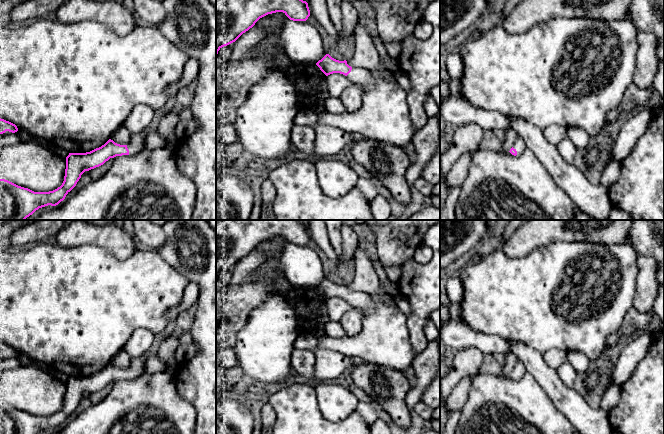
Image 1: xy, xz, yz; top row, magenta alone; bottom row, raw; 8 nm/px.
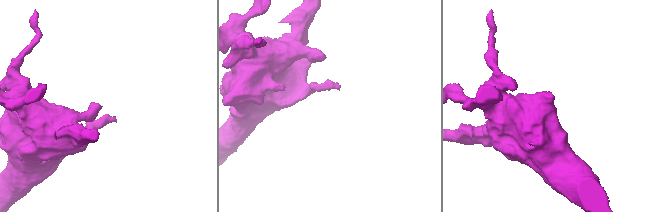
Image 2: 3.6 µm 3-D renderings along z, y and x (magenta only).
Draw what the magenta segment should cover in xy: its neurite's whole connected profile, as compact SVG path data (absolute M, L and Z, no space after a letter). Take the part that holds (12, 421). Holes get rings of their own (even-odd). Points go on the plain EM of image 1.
M144 357L132 358L127 369L117 368L109 363L104 369L90 376L69 377L66 381L64 405L53 415L34 416L0 403L0 434L38 434L48 429L58 429L76 410L85 395L99 391L116 380L140 377L144 361Z

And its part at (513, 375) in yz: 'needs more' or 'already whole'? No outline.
needs more

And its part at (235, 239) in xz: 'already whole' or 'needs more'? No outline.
already whole

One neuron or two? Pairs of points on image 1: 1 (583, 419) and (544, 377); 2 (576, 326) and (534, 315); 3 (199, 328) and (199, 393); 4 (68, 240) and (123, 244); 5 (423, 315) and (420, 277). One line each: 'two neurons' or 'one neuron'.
1: one neuron
2: one neuron
3: one neuron
4: one neuron
5: one neuron

